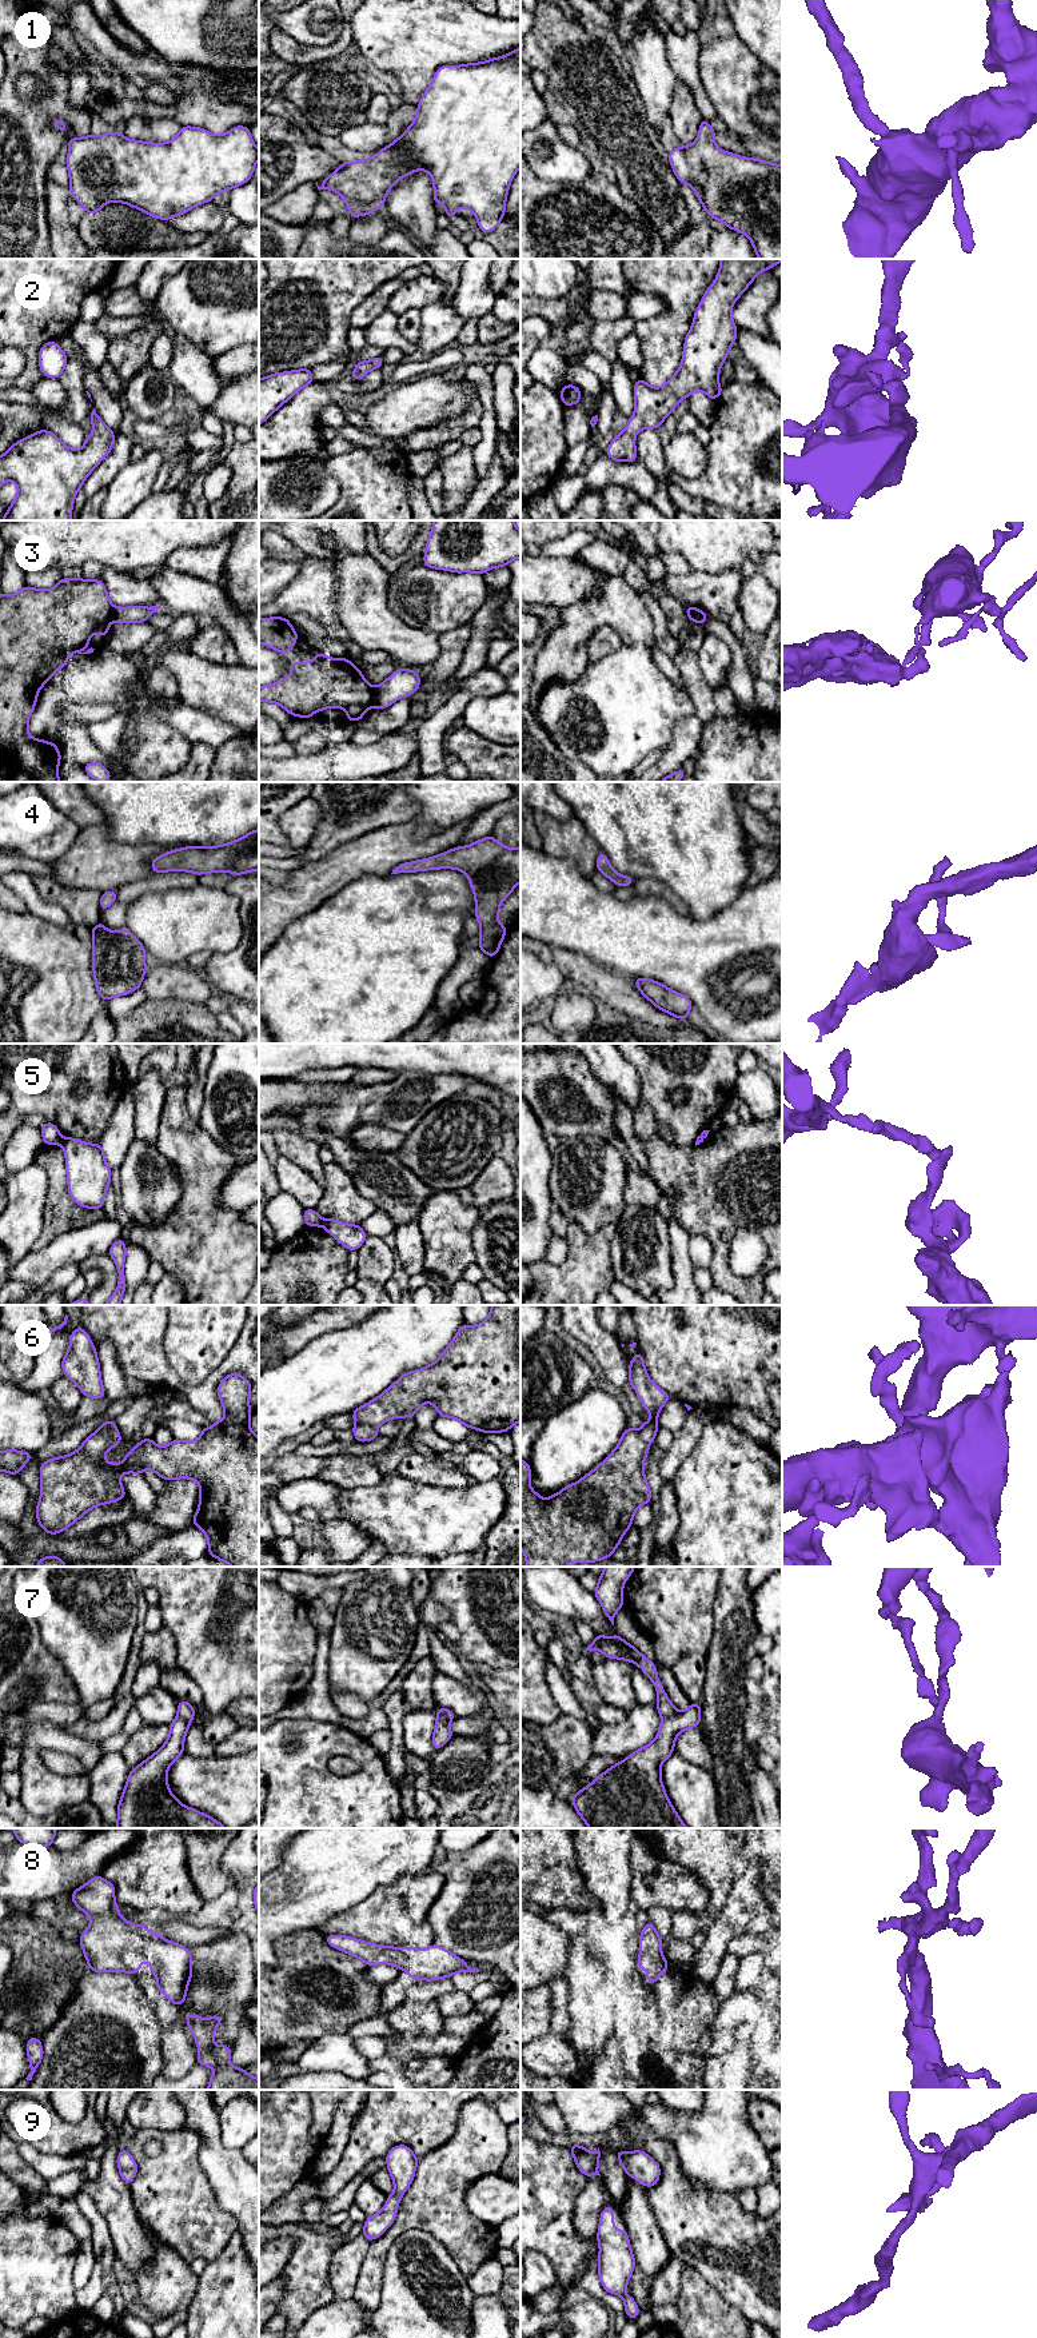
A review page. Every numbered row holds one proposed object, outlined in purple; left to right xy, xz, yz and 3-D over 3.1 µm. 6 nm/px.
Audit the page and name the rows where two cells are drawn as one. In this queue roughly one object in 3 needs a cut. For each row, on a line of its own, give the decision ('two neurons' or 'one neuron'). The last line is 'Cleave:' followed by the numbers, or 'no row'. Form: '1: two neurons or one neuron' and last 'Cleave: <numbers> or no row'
1: one neuron
2: one neuron
3: two neurons
4: one neuron
5: two neurons
6: one neuron
7: two neurons
8: one neuron
9: one neuron
Cleave: 3, 5, 7

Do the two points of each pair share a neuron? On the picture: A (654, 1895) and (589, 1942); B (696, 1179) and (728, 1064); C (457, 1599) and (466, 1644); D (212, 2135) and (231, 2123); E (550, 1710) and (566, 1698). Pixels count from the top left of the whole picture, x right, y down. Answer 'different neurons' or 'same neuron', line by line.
A: different neurons
B: different neurons
C: same neuron
D: different neurons
E: different neurons

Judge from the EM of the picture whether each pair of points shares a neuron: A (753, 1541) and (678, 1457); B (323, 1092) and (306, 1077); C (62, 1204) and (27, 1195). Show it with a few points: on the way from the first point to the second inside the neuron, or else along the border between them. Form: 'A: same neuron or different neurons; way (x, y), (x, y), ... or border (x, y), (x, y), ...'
A: different neurons; border (700, 1435), (698, 1443), (670, 1480)
B: different neurons; border (291, 1077), (298, 1082), (342, 1084)
C: different neurons; border (44, 1169), (47, 1189), (43, 1228), (40, 1231)

